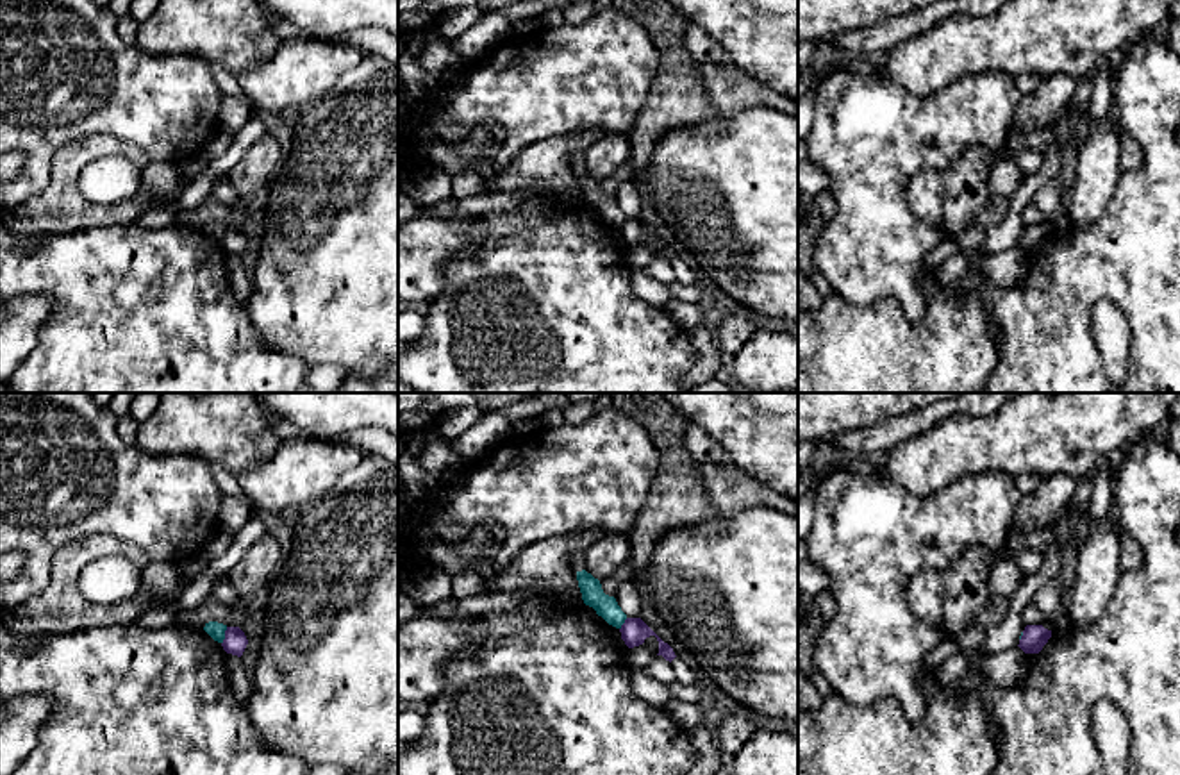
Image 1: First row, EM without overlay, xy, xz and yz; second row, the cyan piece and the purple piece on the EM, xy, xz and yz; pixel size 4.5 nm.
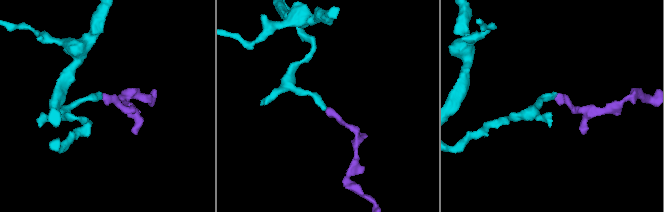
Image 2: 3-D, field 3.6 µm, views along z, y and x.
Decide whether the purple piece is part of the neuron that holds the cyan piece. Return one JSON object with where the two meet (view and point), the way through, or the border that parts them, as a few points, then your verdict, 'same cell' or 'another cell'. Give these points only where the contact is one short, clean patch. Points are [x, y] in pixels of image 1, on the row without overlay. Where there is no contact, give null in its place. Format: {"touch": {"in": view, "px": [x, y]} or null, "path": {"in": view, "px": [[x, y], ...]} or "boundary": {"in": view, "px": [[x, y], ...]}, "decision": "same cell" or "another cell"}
{"touch": {"in": "xy", "px": [224, 236]}, "boundary": {"in": "xy", "px": [[227, 227], [222, 243]]}, "decision": "another cell"}

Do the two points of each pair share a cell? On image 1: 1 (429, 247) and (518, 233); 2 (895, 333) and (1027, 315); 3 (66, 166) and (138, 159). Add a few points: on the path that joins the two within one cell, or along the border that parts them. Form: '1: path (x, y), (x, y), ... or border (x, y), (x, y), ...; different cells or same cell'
1: border (477, 216), (466, 245), (447, 265), (445, 279); different cells
2: border (988, 288), (988, 311), (997, 327), (998, 361); different cells
3: path (84, 150), (90, 147), (120, 147); same cell

